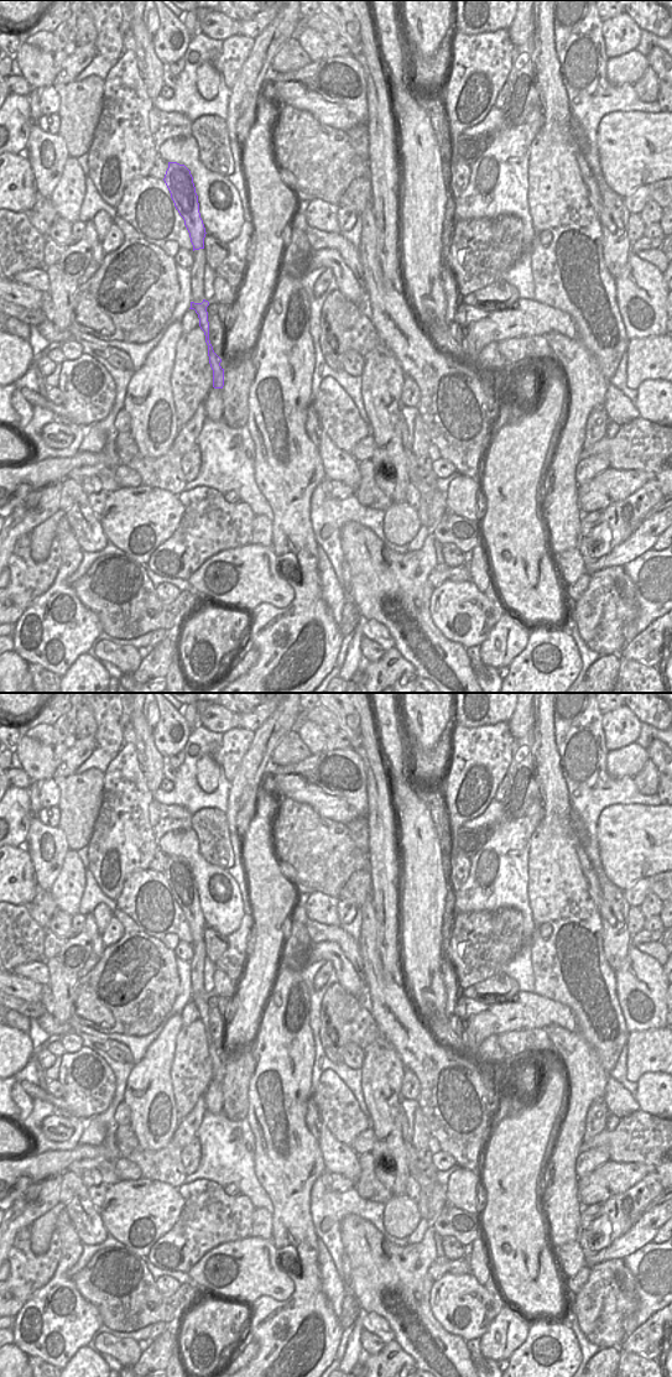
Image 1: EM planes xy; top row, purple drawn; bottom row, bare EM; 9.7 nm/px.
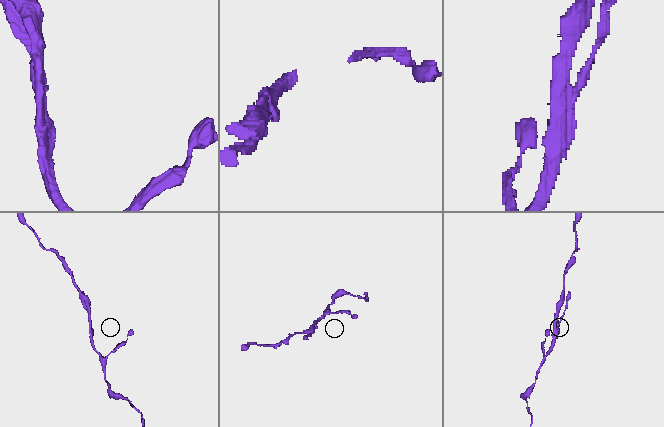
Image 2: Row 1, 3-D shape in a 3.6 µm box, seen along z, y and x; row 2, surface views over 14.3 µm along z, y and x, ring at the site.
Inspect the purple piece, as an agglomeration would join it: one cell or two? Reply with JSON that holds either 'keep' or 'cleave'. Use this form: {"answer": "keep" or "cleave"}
{"answer": "cleave"}

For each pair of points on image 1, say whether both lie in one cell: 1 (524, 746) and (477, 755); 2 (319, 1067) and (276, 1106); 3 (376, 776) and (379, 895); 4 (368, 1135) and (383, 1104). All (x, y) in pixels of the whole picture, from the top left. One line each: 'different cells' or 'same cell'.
1: different cells
2: different cells
3: same cell
4: different cells

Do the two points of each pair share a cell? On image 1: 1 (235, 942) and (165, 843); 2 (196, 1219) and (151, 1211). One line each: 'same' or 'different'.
1: different
2: different

